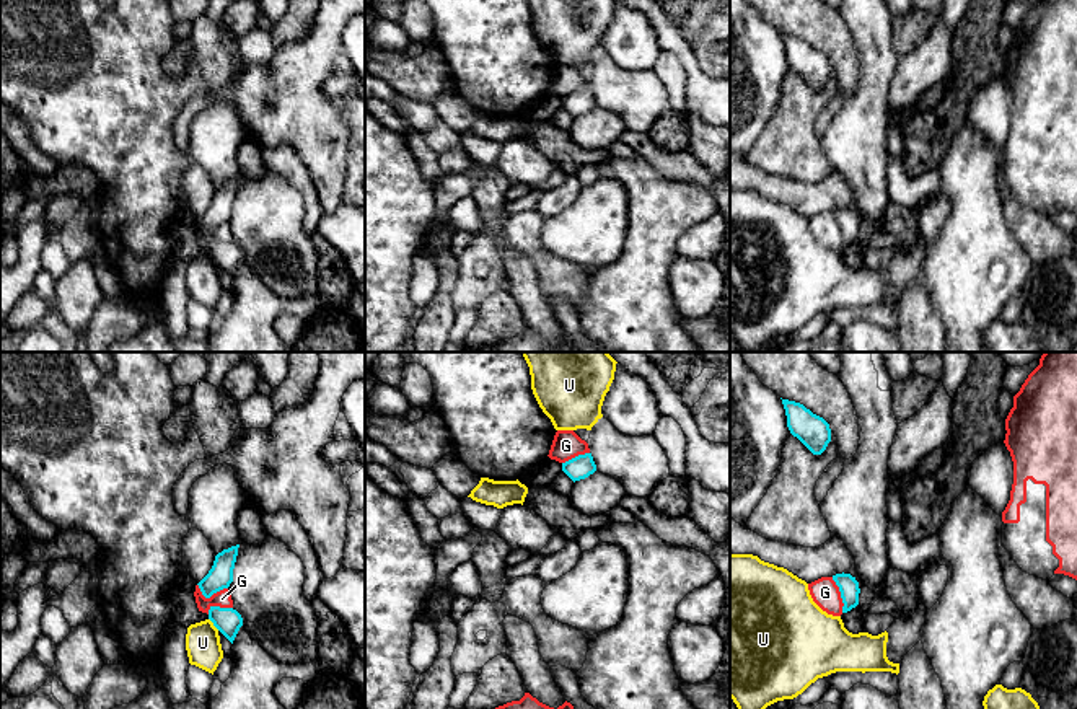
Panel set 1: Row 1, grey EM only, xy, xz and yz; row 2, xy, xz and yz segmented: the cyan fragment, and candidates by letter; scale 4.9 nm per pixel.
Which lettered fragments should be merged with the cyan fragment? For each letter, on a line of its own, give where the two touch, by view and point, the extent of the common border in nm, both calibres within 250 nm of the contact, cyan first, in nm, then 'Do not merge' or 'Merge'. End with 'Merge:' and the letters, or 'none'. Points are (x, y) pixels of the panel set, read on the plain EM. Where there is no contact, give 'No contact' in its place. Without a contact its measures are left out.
G: Touches cyan at xy (211, 230). Shared border 150 nm. Thickness 120 nm (cyan) against 90 nm. Do not merge
U: Touches cyan at xy (214, 259). Shared border 80 nm. Thickness 130 nm (cyan) against 180 nm. Do not merge
Merge: none

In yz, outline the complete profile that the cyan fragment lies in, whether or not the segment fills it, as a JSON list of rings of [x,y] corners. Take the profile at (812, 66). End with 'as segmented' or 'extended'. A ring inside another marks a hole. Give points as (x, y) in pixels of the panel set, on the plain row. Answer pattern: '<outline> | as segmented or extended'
[[[782,34],[787,62],[813,90],[821,90],[831,77],[829,59],[803,39]]] | as segmented

